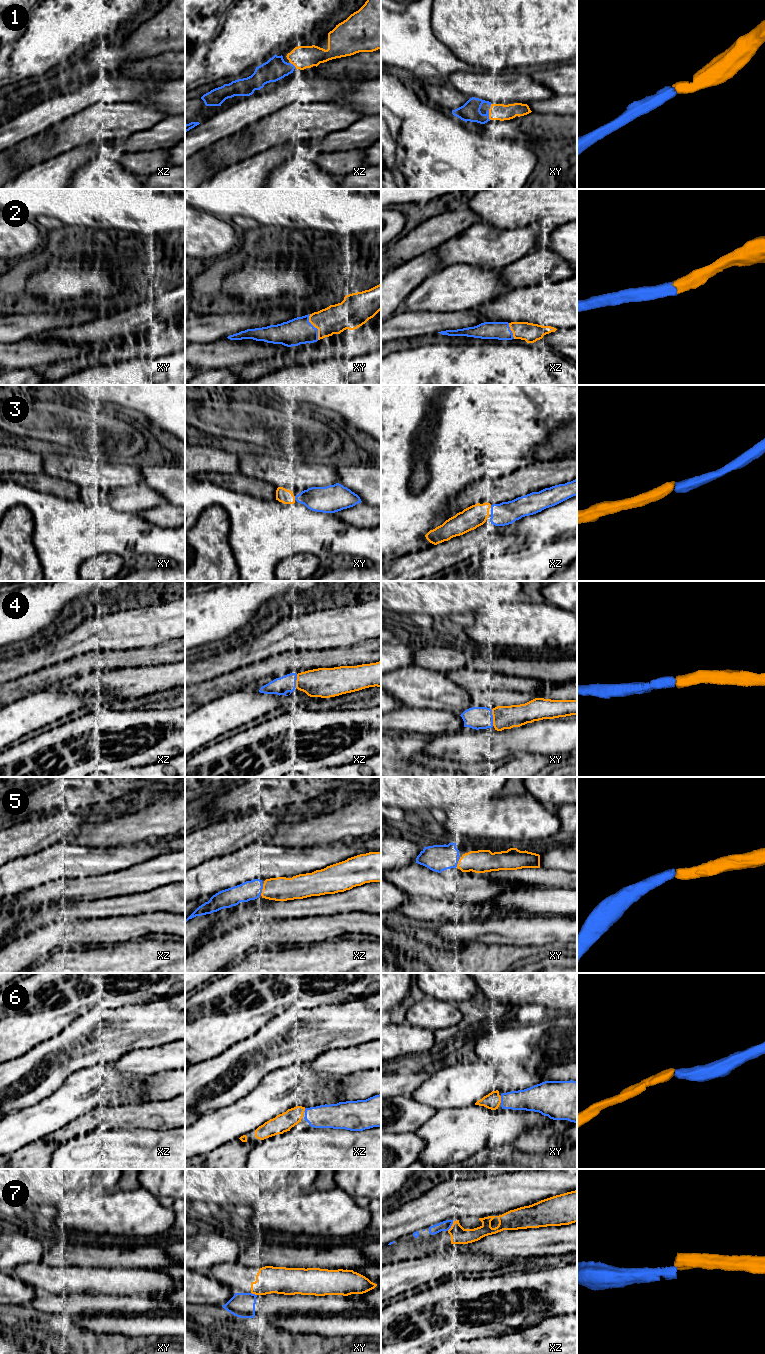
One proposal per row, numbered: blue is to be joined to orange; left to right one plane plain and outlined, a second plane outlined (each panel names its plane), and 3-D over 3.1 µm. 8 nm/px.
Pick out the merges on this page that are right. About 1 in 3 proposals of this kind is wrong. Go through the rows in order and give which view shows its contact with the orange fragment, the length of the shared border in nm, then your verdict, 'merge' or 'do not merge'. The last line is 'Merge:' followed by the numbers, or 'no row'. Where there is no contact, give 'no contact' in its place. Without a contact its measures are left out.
1: contact in xy; length 100 nm; merge
2: contact in xy; length 220 nm; merge
3: contact in xy; length 30 nm; merge
4: contact in xy; length 130 nm; merge
5: contact in xz; length 90 nm; merge
6: contact in xy; length 60 nm; merge
7: contact in xz; length 90 nm; do not merge
Merge: 1, 2, 3, 4, 5, 6

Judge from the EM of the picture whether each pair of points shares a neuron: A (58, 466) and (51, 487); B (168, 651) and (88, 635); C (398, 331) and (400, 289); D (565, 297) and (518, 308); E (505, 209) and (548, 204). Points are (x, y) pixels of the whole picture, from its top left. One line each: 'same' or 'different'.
A: different
B: different
C: different
D: same
E: same

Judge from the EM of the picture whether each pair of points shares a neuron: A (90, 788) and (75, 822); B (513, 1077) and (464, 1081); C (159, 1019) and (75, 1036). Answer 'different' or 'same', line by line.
A: different
B: same
C: same

